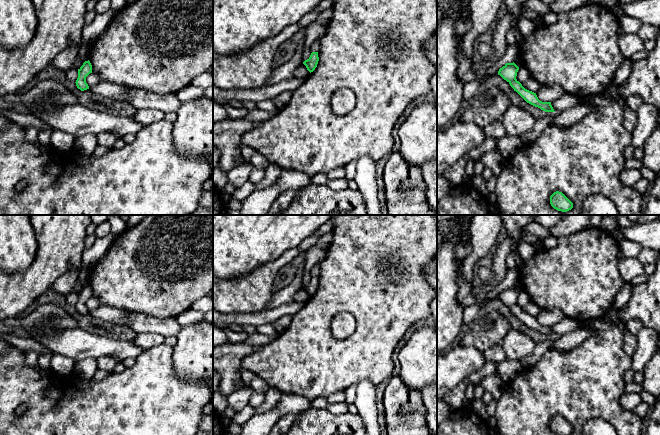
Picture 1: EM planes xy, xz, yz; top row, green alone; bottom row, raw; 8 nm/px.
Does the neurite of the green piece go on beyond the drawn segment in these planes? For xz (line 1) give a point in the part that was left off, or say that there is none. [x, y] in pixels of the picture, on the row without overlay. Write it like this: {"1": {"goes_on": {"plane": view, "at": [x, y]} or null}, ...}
{"1": {"goes_on": null}}

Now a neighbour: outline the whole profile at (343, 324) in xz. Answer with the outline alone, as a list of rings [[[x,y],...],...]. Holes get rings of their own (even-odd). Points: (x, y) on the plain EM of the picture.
[[[349,312],[338,313],[332,320],[331,332],[337,339],[349,337],[356,328],[356,320]]]

